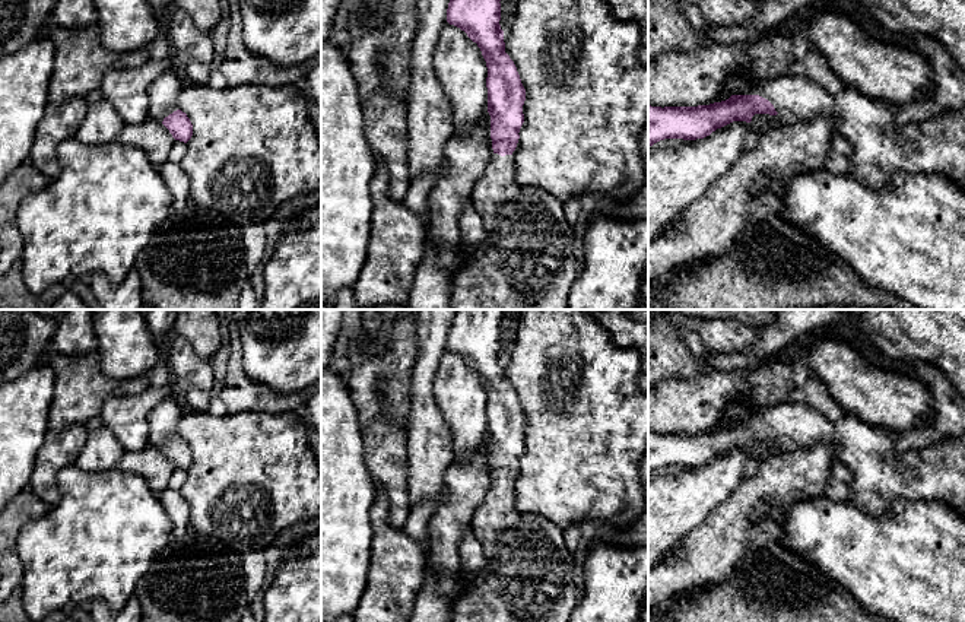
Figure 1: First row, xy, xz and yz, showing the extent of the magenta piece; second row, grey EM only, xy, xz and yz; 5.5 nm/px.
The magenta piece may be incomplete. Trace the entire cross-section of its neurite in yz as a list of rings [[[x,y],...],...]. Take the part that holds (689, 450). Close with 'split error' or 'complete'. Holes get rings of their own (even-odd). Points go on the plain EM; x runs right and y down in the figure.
[[[784,402],[758,412],[755,418],[755,422],[731,422],[710,432],[664,435],[648,432],[648,475],[664,466],[704,466],[733,448],[750,450],[755,441],[780,439],[794,448],[823,442],[834,447],[837,463],[851,470],[848,502],[864,512],[874,517],[888,515],[899,499],[923,499],[946,505],[965,518],[965,434],[896,454],[898,431],[864,422],[856,412],[847,409],[842,418],[834,422],[809,404]]] | split error

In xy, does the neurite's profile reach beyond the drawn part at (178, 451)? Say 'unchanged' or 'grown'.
grown

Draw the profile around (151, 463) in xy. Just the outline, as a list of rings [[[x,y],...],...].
[[[147,444],[140,451],[126,451],[120,458],[118,469],[140,475],[150,492],[159,498],[168,489],[175,466],[162,450]]]

